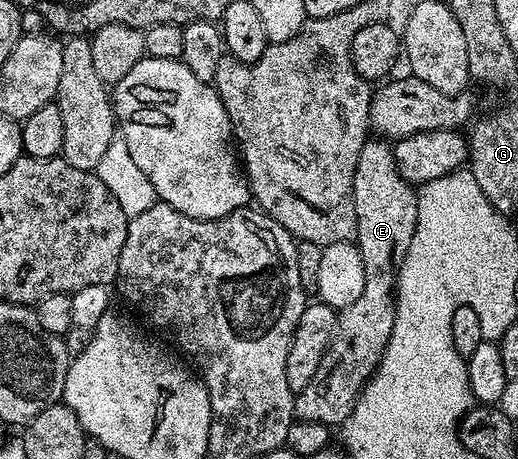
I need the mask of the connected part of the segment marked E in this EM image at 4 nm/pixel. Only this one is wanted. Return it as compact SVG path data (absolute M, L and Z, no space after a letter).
M371 138L364 145L364 149L360 149L360 161L356 161L356 177L354 178L354 208L358 226L356 242L360 249L360 257L364 261L364 293L360 293L360 297L352 301L352 305L338 311L338 324L334 330L334 336L312 381L308 381L308 385L304 385L304 389L296 392L294 397L295 420L316 421L328 428L341 425L349 417L354 408L354 402L358 400L358 394L362 392L367 381L374 376L374 371L382 359L396 317L394 301L398 286L398 269L416 233L418 192L408 181L404 181L404 177L399 173L394 160L393 146L381 138Z

